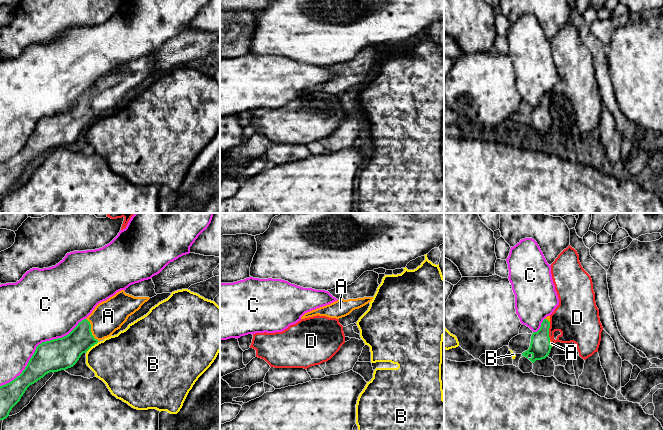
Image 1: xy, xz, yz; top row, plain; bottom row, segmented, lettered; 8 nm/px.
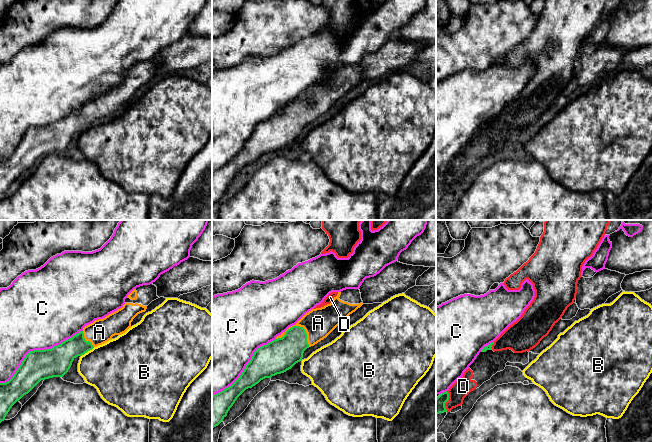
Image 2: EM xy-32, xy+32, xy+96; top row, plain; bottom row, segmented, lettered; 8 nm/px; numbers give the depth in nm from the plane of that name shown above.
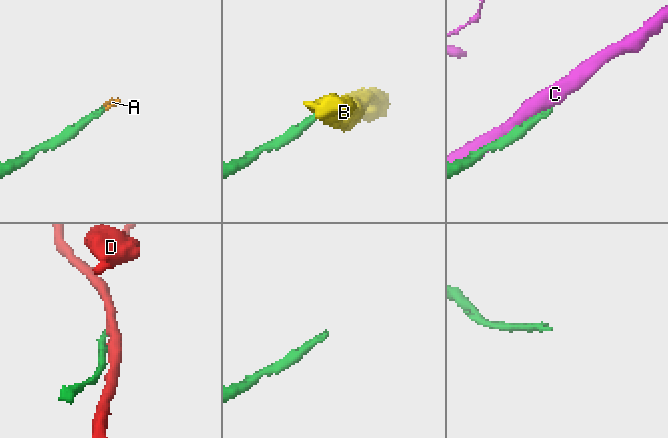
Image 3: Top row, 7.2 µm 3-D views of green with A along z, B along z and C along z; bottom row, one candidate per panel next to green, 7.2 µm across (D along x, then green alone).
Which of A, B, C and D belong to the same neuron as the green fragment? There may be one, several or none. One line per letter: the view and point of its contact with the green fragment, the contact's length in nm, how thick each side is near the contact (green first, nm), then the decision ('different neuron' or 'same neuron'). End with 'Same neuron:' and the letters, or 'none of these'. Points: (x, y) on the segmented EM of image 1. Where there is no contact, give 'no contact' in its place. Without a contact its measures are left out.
A: meets green in xy at (90, 330); contact 200 nm long; 220 nm thick on the green side, 260 nm on the other; same neuron
B: meets green in xy at (92, 345); contact 130 nm long; 260 nm thick on the green side, 420 nm on the other; different neuron
C: meets green in xy at (37, 346); contact 900 nm long; 260 nm thick on the green side, 460 nm on the other; different neuron
D: meets green in yz at (548, 331); contact 140 nm long; 170 nm thick on the green side, 340 nm on the other; different neuron
Same neuron: A

